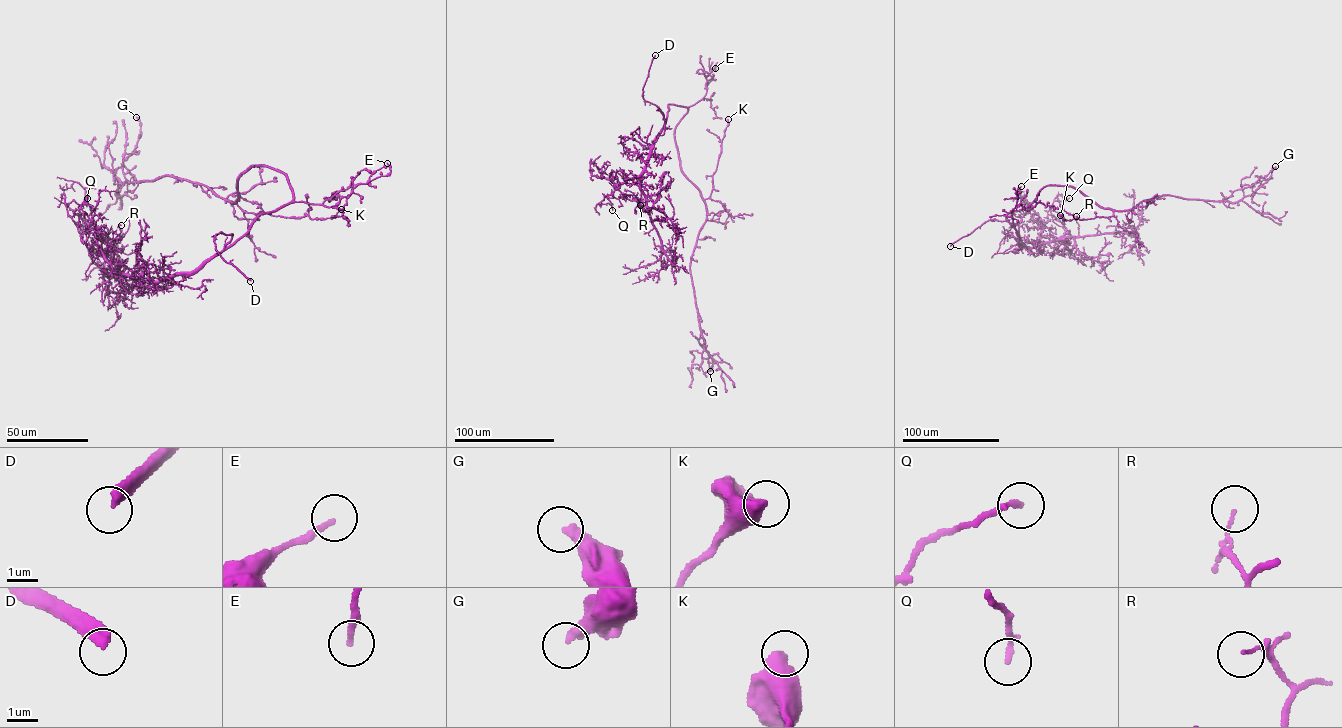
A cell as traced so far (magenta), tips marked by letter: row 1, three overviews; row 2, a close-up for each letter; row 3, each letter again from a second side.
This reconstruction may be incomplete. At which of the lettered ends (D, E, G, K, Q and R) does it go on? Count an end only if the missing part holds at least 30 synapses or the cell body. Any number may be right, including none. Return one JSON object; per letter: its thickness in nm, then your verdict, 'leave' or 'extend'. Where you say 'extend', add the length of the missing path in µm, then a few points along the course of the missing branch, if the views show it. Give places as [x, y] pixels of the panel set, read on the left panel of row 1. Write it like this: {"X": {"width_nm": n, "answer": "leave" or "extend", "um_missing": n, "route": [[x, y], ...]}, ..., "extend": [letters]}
{"D": {"width_nm": 360, "answer": "extend", "um_missing": 20}, "E": {"width_nm": 200, "answer": "leave"}, "G": {"width_nm": 360, "answer": "leave"}, "K": {"width_nm": 550, "answer": "leave"}, "Q": {"width_nm": 190, "answer": "leave"}, "R": {"width_nm": 80, "answer": "leave"}, "extend": ["D"]}

